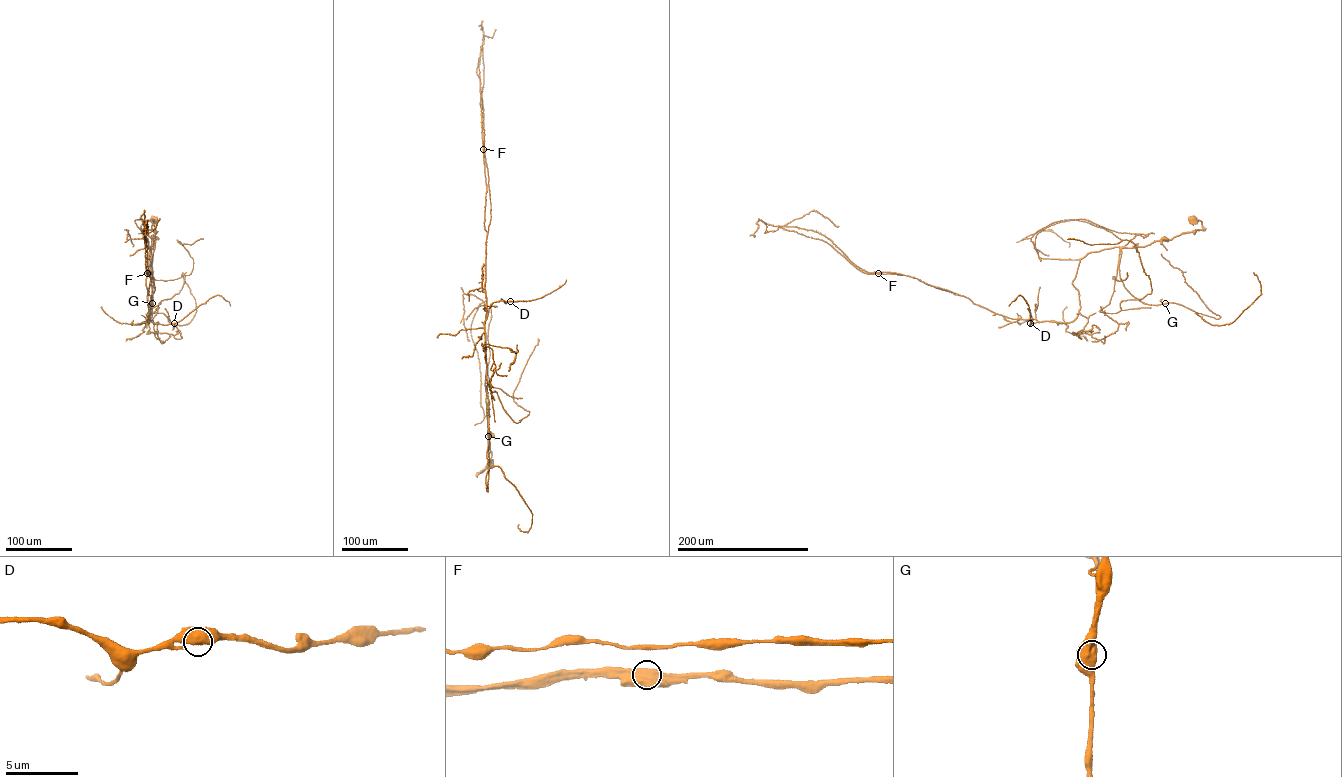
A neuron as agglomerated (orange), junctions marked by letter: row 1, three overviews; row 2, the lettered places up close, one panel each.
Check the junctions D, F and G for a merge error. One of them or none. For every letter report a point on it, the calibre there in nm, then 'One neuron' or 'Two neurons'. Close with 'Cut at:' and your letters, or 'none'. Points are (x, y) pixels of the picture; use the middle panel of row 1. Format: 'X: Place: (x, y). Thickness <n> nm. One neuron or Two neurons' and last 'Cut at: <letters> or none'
D: Place: (510, 301). Thickness 700 nm. One neuron
F: Place: (483, 149). Thickness 750 nm. Two neurons
G: Place: (488, 436). Thickness 650 nm. One neuron
Cut at: F

